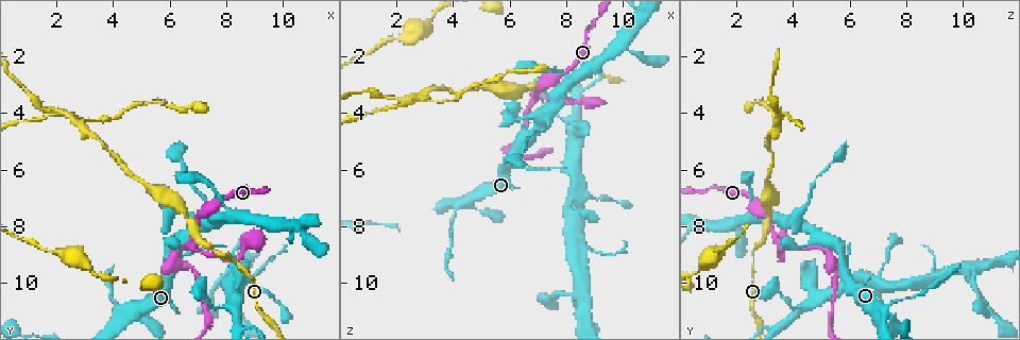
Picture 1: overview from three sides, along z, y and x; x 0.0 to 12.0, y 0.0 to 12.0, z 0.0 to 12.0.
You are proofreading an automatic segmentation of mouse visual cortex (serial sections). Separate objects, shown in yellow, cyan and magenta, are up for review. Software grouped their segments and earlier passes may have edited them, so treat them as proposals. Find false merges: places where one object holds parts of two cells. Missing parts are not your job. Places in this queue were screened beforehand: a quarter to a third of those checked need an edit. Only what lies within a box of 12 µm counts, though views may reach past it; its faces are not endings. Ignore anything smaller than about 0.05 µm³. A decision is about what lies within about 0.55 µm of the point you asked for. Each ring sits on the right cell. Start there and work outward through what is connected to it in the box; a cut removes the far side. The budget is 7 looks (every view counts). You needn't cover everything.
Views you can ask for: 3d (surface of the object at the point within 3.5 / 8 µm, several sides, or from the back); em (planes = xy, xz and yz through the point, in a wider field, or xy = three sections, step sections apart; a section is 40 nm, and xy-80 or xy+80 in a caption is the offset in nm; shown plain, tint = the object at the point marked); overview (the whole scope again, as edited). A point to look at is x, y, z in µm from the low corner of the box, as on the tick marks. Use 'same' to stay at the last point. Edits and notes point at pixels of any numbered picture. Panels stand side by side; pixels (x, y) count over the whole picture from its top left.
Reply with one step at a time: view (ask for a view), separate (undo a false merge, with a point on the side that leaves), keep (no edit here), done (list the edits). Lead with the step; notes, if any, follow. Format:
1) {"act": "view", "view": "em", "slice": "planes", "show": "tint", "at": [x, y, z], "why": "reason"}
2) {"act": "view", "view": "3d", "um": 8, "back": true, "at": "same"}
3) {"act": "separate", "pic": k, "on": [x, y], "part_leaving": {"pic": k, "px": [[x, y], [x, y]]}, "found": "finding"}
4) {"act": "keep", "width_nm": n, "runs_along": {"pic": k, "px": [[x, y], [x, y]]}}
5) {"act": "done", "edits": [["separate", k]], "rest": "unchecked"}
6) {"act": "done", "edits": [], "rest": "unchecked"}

{"act": "view", "view": "3d", "um": 8, "at": [4.6, 10.9, 7.0], "why": "looks like a crossing"}

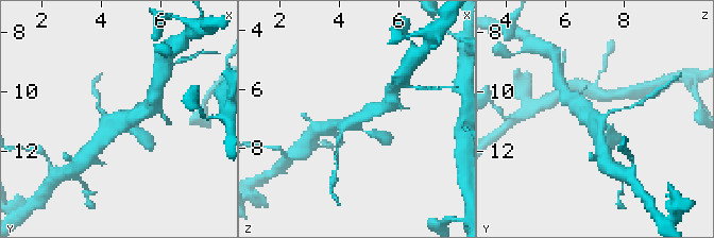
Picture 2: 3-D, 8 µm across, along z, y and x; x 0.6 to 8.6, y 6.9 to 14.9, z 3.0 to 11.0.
{"act": "view", "view": "em", "slice": "xy", "step": 5, "show": "tint", "at": [4.6, 10.9, 7.1]}

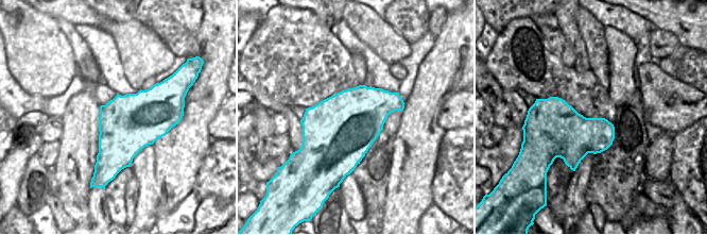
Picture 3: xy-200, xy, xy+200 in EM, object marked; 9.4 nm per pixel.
{"act": "keep", "arm_widths_nm": [150, 200, 300, 400], "runs_along": {"pic": 2, "px": [[143, 112], [118, 119], [97, 143]]}, "found": "continuous, no second cell"}

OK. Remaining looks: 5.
{"act": "view", "view": "3d", "um": 3.5, "at": [3.0, 4.6, 3.4], "why": "two arms in line, one across"}

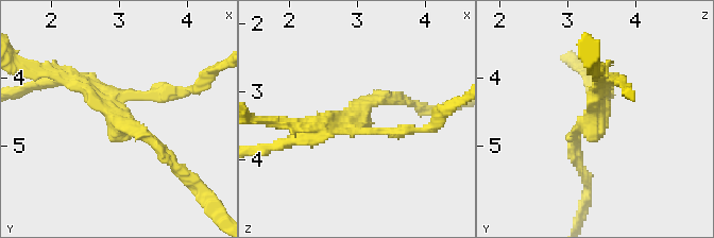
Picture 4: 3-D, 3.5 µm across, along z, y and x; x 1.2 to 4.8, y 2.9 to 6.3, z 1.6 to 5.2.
{"act": "view", "view": "em", "slice": "xy", "step": 3, "show": "tint", "at": [3.00, 4.60, 3.45]}

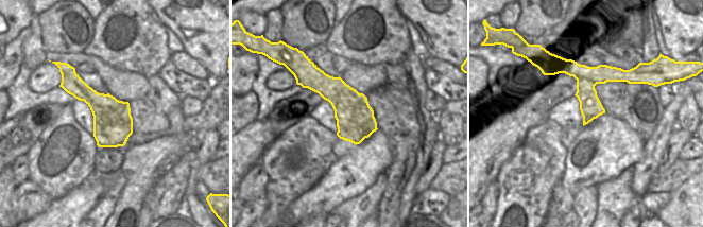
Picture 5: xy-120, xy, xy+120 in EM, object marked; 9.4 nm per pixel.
{"act": "separate", "pic": 4, "on": [393, 131], "arms": 3, "arm_widths_nm": [150, 150, 200], "part_leaving": {"pic": 4, "px": [[357, 125], [406, 131], [441, 117]]}, "found": "a second cell is stuck on"}

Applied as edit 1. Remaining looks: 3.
{"act": "view", "view": "overview", "why": "see it whole again"}

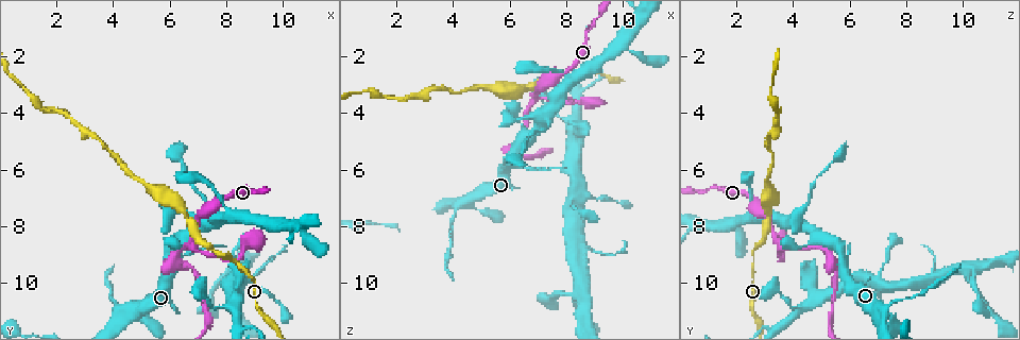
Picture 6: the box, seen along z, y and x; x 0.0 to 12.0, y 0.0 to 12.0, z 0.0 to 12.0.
{"act": "view", "view": "3d", "um": 3.5, "at": [6.8, 8.7, 3.7], "why": "a fork"}

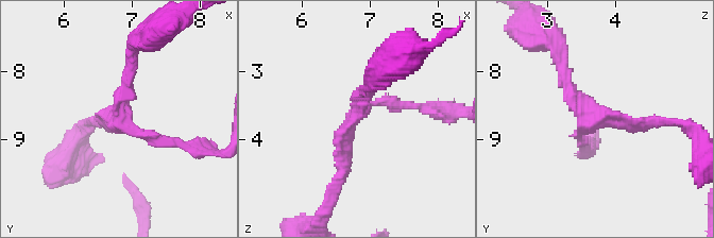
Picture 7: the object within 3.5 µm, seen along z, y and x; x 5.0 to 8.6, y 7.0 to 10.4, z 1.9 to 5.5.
{"act": "view", "view": "em", "slice": "xy", "step": 1, "show": "tint", "at": [6.80, 8.65, 3.60], "arms": 3, "arm_widths_nm": [150, 150, 200], "why": "need the tissue"}

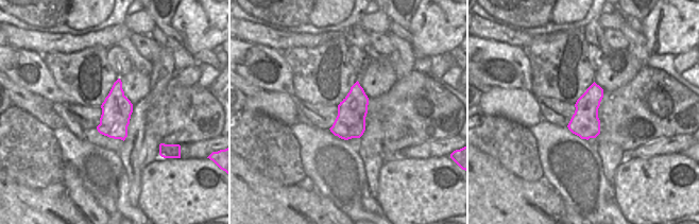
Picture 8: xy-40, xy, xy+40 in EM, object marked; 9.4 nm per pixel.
{"act": "keep", "width_nm": 280, "runs_along": {"pic": 7, "px": [[557, 57], [592, 119], [655, 122]]}, "found": "one cell here"}

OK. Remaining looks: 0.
{"act": "done", "edits": [["separate", 4]], "rest": "unchecked"}

